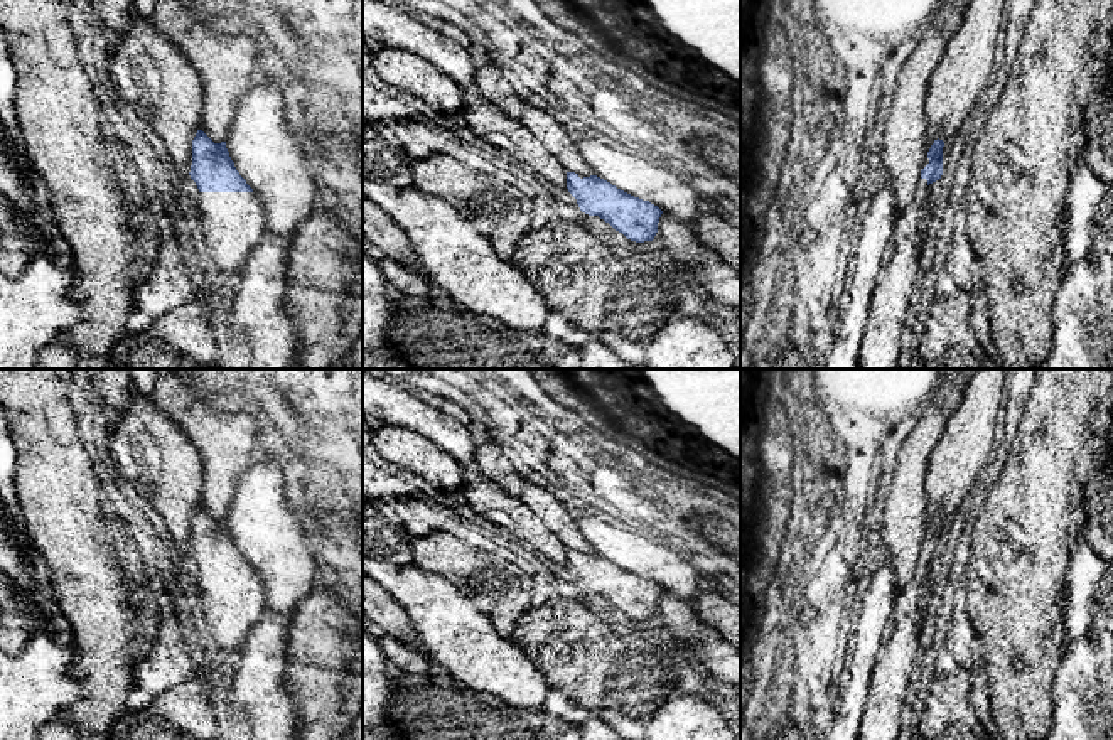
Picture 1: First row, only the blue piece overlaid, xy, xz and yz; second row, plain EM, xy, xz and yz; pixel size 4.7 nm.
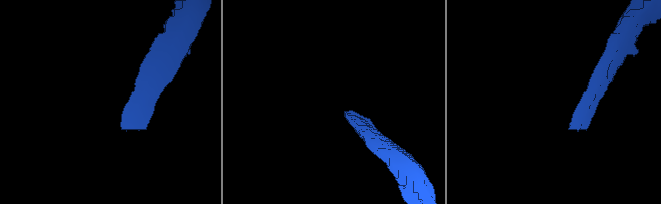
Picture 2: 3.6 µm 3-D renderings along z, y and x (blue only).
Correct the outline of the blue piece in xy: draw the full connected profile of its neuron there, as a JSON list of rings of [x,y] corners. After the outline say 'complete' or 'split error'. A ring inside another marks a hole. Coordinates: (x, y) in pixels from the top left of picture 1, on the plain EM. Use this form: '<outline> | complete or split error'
[[[202,507],[192,517],[189,553],[199,566],[206,627],[218,647],[233,654],[263,617],[263,582],[236,548],[226,519],[214,521]]] | split error

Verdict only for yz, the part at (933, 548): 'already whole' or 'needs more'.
needs more

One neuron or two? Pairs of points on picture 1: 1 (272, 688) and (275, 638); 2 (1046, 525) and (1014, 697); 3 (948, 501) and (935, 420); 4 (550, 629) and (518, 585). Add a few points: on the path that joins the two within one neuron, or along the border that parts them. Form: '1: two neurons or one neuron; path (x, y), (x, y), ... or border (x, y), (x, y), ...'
1: one neuron; path (272, 676), (272, 649)
2: one neuron; path (1034, 567), (1034, 654)
3: two neurons; border (958, 407), (948, 418), (924, 477)
4: two neurons; border (530, 609), (520, 617)

